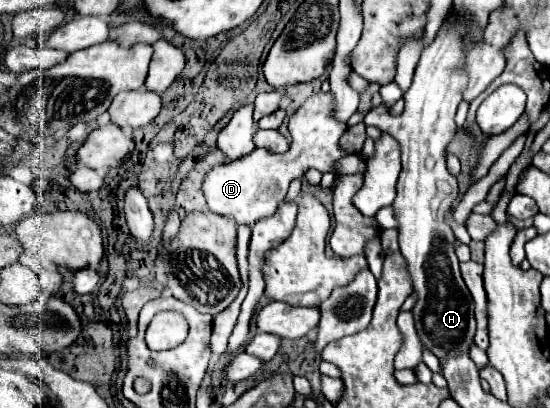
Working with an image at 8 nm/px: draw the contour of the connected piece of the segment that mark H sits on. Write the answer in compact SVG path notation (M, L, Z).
M442 25L436 39L418 61L412 87L404 93L406 107L402 115L392 117L390 113L380 113L380 107L374 107L364 117L366 125L382 129L400 143L404 167L392 209L398 221L400 253L406 259L406 271L416 293L416 305L412 309L414 325L422 345L438 359L468 353L476 335L474 299L460 277L458 257L454 253L456 237L446 223L446 213L452 211L458 199L458 181L446 169L446 147L456 135L454 115L462 101L462 89L468 83L462 71L464 35L466 25Z

